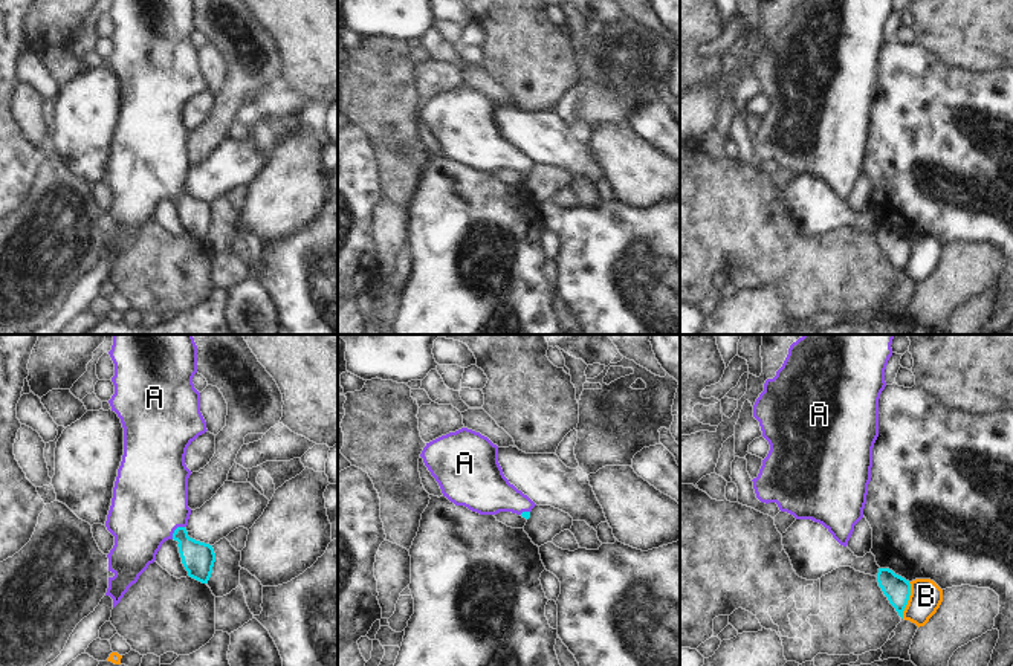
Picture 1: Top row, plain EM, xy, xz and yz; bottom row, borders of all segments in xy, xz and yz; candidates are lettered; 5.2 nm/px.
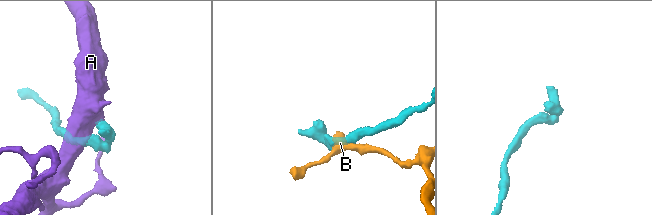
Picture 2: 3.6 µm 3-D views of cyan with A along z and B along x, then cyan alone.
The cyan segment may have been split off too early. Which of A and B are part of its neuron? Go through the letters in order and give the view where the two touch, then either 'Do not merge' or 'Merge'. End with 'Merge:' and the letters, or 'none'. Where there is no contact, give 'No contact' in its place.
A: Touches cyan in xy. Merge
B: Touches cyan in yz. Do not merge
Merge: A.

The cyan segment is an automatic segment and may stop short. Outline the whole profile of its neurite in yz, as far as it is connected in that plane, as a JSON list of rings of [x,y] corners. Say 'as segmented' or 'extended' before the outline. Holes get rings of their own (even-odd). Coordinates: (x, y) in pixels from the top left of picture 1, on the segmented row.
as segmented; [[[879,568],[877,582],[889,603],[903,619],[903,611],[911,596],[911,584],[889,568]]]

